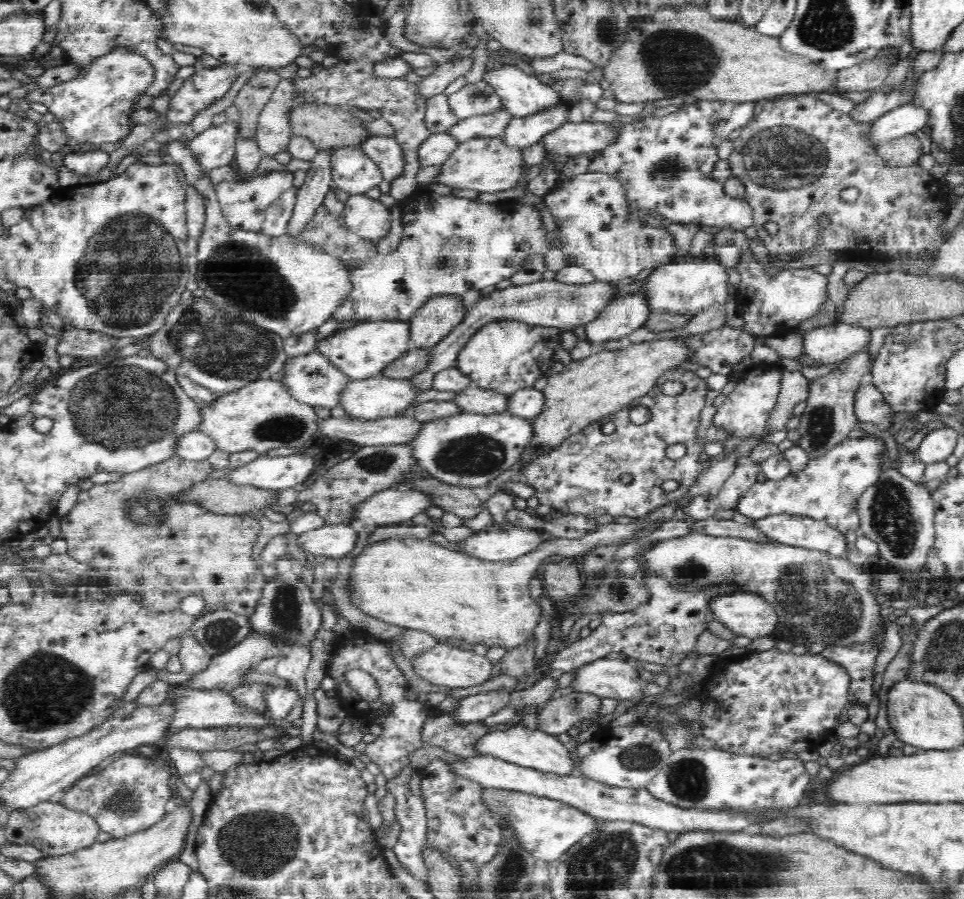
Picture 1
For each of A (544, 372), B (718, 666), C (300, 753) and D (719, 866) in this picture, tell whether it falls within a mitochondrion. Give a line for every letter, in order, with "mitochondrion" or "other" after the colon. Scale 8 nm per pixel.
A: other
B: other
C: other
D: mitochondrion

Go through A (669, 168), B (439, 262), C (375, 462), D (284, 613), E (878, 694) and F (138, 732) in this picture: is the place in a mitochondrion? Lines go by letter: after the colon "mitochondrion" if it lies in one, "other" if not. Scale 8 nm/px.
A: mitochondrion
B: mitochondrion
C: mitochondrion
D: mitochondrion
E: other
F: other

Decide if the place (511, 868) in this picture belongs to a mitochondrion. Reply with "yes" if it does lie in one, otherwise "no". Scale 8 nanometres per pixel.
yes

